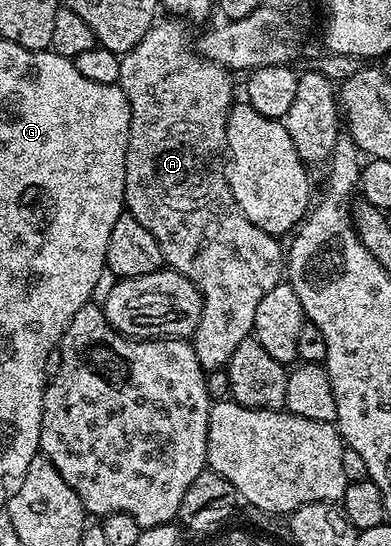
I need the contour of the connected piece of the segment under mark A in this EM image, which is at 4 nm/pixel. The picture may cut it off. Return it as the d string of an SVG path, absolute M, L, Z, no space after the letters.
M172 18L157 19L152 28L138 42L138 46L134 46L134 50L125 52L120 56L118 86L124 91L132 111L132 128L128 133L128 153L126 154L124 206L127 215L132 216L138 222L142 222L142 226L146 226L146 230L150 230L150 234L154 236L164 255L164 264L171 271L180 272L186 278L190 278L190 282L194 282L194 286L200 292L201 298L204 299L204 305L200 311L200 321L196 324L196 331L191 333L190 343L198 356L198 362L205 370L218 370L227 365L230 354L234 354L238 342L249 339L253 335L252 323L254 322L254 314L256 312L252 309L252 304L262 302L265 294L270 290L274 290L276 284L281 283L282 277L285 275L286 252L282 246L280 249L281 241L277 237L272 236L266 230L258 230L258 226L254 226L254 222L250 222L240 213L240 208L236 204L236 200L233 198L232 191L228 185L228 177L223 160L226 152L224 121L227 119L228 110L234 102L234 97L232 97L232 80L230 78L232 76L227 67L220 67L214 61L204 60L195 51L190 50L190 38L188 42L187 34L175 23L179 24Z

